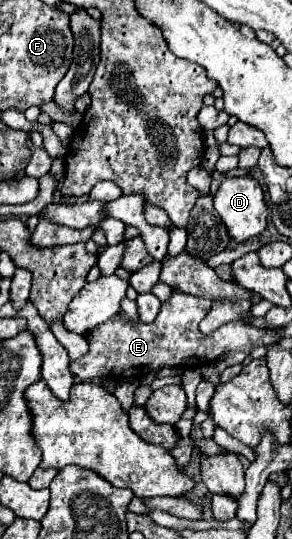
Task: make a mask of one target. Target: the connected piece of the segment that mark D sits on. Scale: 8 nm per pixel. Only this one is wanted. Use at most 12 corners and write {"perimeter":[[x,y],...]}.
{"perimeter":[[225,178],[213,198],[229,238],[243,244],[267,226],[257,180]]}

